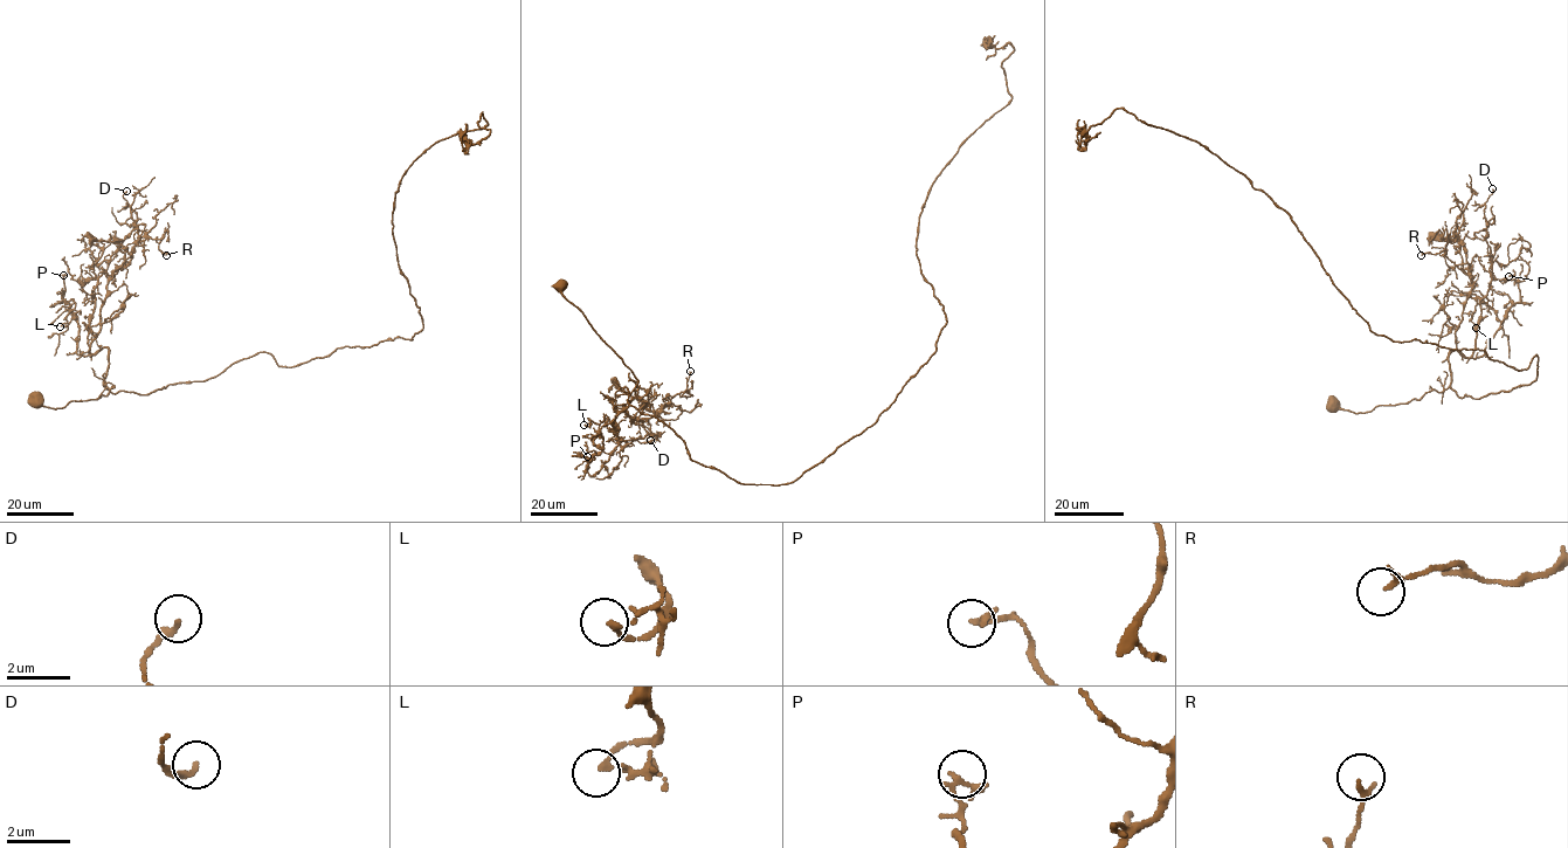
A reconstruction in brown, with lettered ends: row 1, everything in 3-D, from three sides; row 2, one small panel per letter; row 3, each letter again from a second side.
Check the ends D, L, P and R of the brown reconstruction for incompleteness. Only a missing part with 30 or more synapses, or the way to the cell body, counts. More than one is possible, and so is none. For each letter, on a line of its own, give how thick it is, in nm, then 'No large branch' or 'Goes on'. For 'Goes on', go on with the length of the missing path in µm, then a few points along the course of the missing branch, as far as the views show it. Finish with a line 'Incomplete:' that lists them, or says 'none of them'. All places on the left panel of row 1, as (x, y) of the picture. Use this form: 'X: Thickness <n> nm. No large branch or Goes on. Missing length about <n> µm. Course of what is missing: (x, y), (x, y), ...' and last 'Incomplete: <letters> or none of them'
D: Thickness 180 nm. No large branch
L: Thickness 170 nm. No large branch
P: Thickness 240 nm. No large branch
R: Thickness 150 nm. No large branch
Incomplete: none of them

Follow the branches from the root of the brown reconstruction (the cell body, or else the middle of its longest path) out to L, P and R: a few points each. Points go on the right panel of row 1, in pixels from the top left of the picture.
L: (1333, 404), (1366, 413), (1443, 391), (1448, 353), (1480, 357), (1500, 326), (1484, 303), (1476, 328)
P: (1333, 404), (1366, 413), (1443, 391), (1451, 383), (1448, 353), (1480, 357), (1520, 301), (1515, 277), (1508, 276)
R: (1333, 404), (1366, 413), (1449, 386), (1471, 268), (1445, 229), (1445, 248), (1421, 255)

